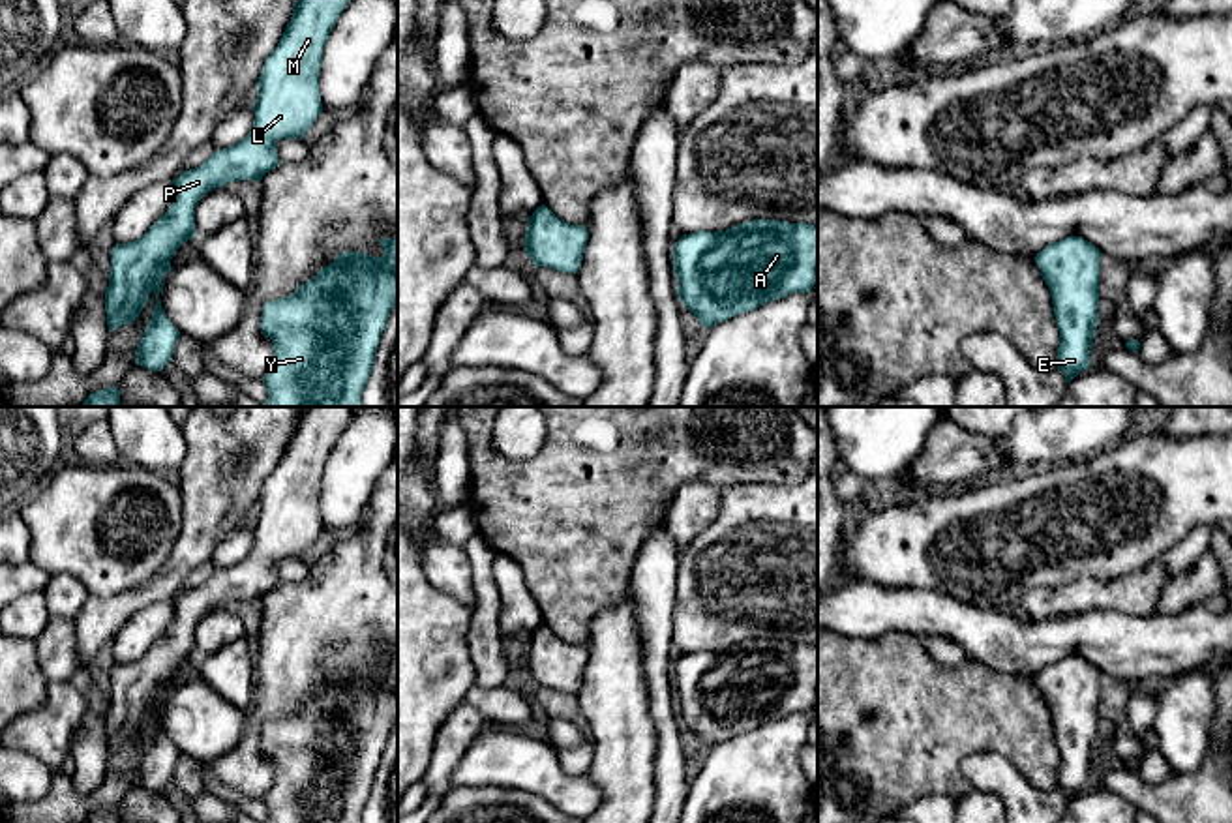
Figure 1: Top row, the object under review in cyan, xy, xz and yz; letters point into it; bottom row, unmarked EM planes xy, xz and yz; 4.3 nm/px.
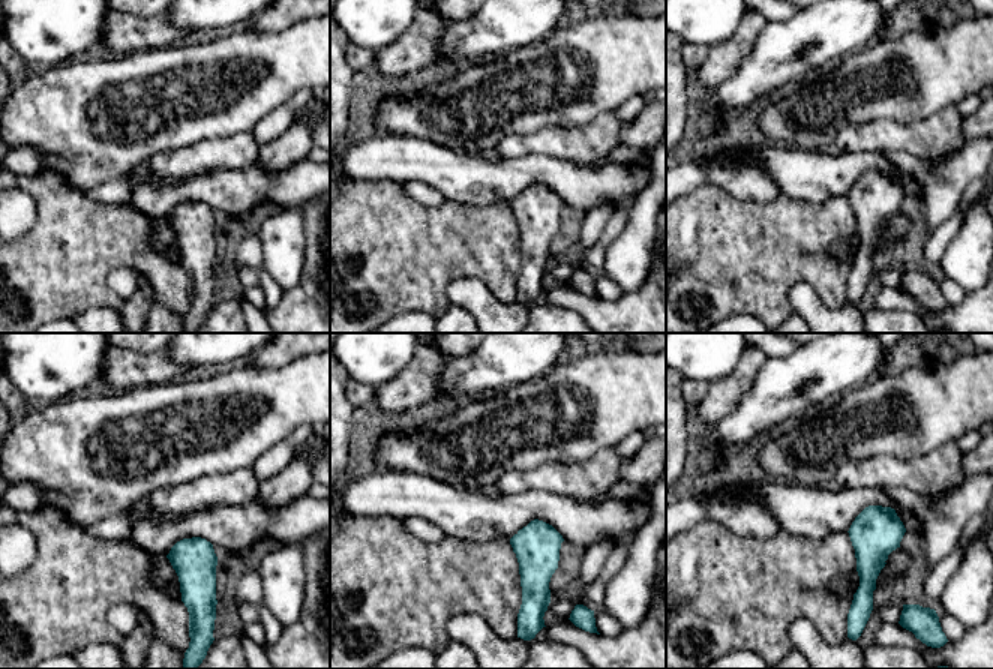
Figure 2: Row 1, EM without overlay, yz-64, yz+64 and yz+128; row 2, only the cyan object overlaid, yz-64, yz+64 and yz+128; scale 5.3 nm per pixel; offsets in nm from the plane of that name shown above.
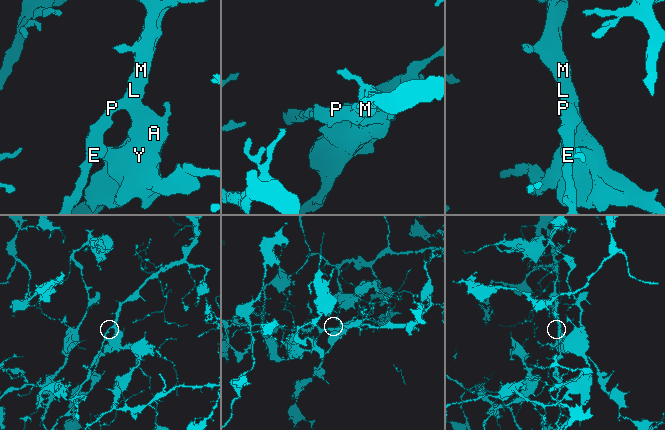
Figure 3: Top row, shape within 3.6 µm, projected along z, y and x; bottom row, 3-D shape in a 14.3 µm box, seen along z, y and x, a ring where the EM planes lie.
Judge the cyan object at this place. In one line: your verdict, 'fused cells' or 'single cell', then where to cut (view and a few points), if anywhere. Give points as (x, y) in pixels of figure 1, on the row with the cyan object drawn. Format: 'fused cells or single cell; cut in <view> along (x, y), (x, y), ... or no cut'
single cell; no cut

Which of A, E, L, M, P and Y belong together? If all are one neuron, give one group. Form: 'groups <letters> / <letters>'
groups A E L M P Y

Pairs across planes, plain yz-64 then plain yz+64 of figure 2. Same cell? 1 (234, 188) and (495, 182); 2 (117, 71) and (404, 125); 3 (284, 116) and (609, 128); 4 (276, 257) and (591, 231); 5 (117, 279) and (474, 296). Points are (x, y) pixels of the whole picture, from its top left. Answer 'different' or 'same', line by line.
1: same
2: same
3: different
4: different
5: same

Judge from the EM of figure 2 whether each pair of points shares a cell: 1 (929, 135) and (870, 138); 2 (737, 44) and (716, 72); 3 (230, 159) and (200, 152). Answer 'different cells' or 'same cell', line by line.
1: same cell
2: same cell
3: same cell

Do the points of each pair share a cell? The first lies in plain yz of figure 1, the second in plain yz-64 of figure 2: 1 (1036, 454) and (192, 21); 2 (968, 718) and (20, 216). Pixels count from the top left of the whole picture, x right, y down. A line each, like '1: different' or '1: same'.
1: same
2: different

